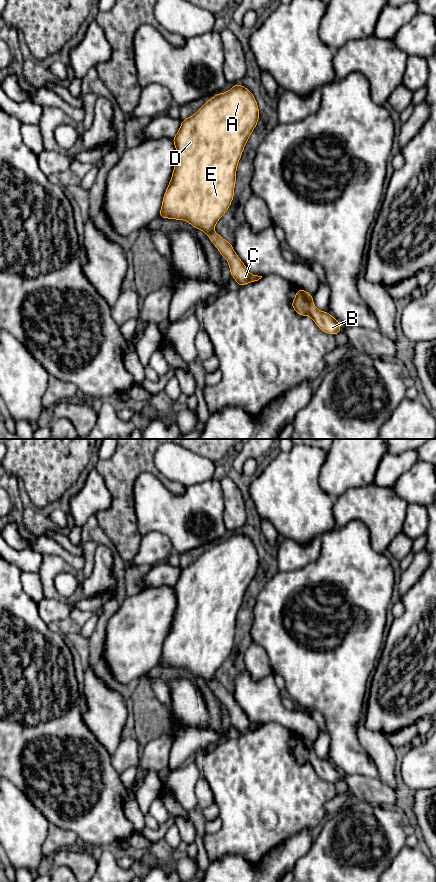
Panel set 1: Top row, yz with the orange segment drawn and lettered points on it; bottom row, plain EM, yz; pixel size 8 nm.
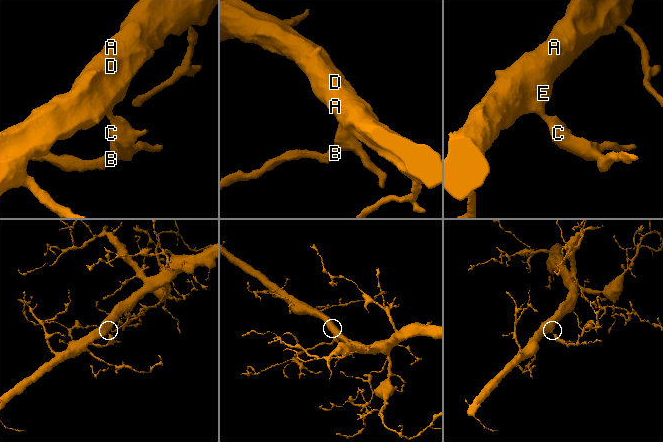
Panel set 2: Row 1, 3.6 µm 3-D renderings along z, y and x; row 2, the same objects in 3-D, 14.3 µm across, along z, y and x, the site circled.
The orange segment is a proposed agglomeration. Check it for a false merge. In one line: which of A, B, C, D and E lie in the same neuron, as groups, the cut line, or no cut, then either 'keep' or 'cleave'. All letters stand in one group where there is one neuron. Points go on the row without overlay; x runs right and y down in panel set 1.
A B C D E | no cut | keep

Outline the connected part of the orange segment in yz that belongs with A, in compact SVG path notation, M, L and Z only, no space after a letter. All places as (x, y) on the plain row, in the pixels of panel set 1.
M236 531L224 541L218 541L210 546L195 562L183 567L177 582L172 586L176 596L176 609L169 633L164 641L162 654L158 665L183 668L206 681L221 704L229 713L230 723L235 727L238 735L256 730L262 724L251 722L240 705L235 701L231 690L224 688L214 679L220 666L229 657L236 632L236 619L244 595L259 569L259 556L253 541L246 535Z

